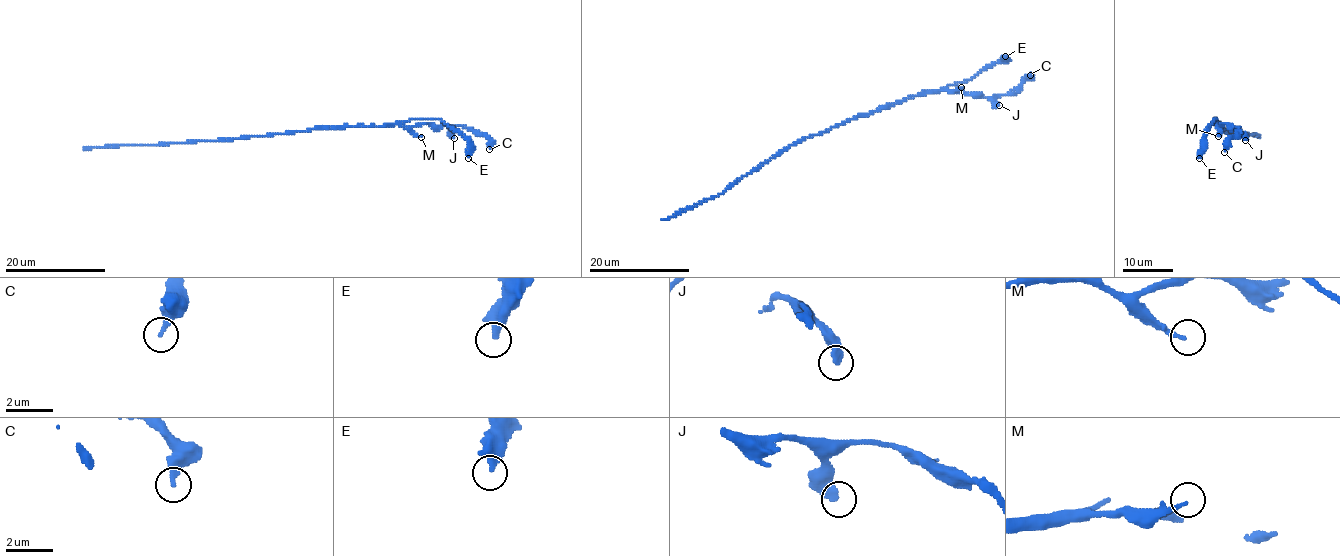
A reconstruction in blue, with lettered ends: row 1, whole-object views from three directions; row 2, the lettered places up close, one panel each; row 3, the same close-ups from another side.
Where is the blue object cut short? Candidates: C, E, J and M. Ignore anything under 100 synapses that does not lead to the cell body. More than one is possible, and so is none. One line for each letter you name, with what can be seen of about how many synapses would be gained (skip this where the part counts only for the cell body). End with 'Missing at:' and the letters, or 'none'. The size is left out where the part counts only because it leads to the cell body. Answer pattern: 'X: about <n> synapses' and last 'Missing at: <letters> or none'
Missing at: none

